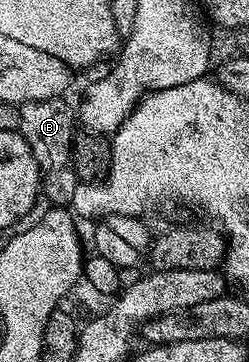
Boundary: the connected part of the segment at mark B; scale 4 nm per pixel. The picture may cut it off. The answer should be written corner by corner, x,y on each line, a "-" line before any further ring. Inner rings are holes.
49,98
39,102
24,102
18,107
18,130
32,148
32,156
38,165
41,197
47,198
50,204
58,208
70,206
72,196
80,184
70,155
70,145
73,144
76,133
74,114
64,103
65,101

